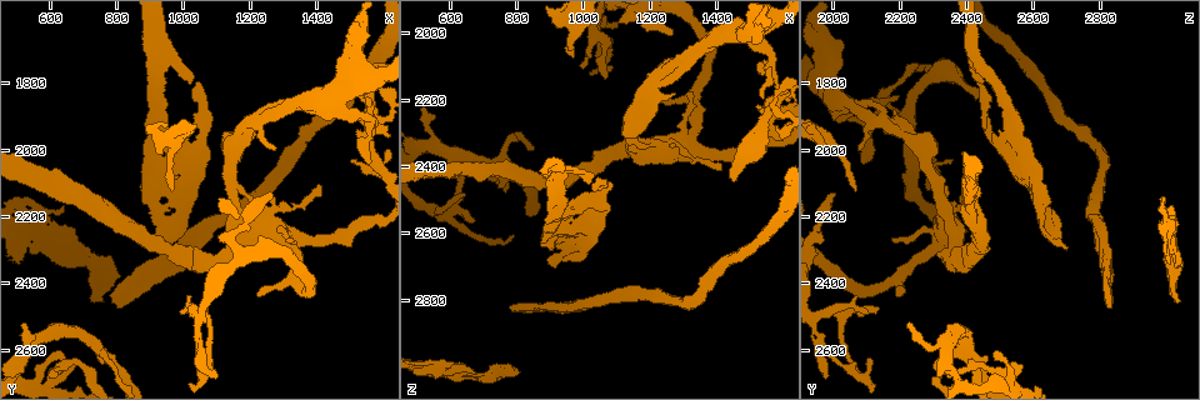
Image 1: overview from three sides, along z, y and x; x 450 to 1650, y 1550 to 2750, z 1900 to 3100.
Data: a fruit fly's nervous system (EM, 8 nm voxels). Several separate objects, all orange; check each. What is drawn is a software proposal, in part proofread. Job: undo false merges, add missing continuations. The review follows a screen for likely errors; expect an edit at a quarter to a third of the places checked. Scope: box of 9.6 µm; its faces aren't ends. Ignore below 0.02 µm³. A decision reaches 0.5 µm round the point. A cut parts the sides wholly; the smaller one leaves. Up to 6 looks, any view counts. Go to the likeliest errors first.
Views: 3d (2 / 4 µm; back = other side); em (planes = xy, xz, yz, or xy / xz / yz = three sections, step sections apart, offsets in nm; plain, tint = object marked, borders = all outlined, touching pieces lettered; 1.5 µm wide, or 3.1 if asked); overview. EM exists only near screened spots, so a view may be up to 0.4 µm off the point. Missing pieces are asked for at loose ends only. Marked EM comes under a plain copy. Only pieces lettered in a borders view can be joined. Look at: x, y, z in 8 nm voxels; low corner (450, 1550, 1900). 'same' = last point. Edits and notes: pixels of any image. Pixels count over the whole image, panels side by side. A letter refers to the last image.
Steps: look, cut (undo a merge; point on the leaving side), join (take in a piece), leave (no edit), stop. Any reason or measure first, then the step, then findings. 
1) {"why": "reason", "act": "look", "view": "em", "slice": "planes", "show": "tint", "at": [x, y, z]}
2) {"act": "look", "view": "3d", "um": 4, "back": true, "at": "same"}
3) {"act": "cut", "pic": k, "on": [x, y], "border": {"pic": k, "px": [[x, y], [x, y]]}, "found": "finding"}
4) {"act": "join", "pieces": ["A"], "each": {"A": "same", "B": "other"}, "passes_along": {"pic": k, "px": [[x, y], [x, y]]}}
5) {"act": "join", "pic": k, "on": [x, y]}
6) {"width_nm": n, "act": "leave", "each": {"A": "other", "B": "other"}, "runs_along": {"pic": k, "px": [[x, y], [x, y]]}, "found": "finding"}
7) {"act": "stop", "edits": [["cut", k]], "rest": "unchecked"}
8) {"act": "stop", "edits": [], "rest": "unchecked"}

{"why": "branch stops here", "act": "look", "view": "3d", "um": 2, "back": true, "at": [790, 2460, 2820]}

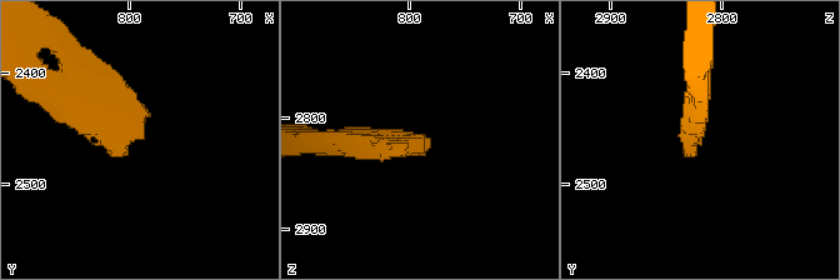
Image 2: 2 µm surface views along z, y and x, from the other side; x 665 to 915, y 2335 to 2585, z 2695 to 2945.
{"why": "now the EM", "act": "look", "view": "em", "slice": "xy", "step": 8, "show": "borders", "at": [788, 2460, 2822]}

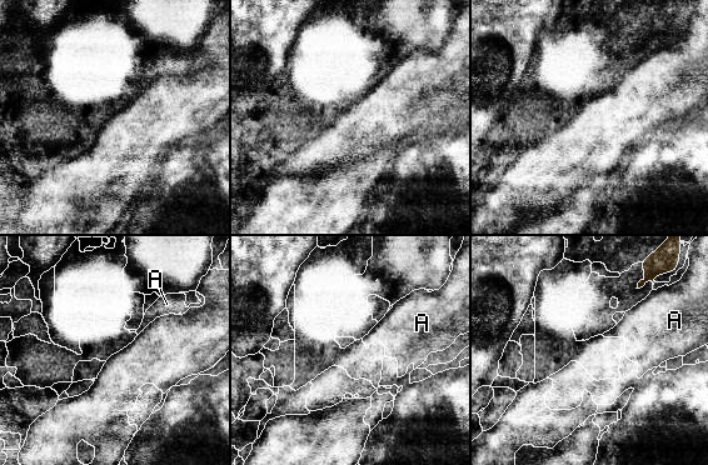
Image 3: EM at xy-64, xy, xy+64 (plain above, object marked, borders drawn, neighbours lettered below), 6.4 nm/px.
{"act": "look", "view": "em", "slice": "planes", "show": "borders", "at": "same"}

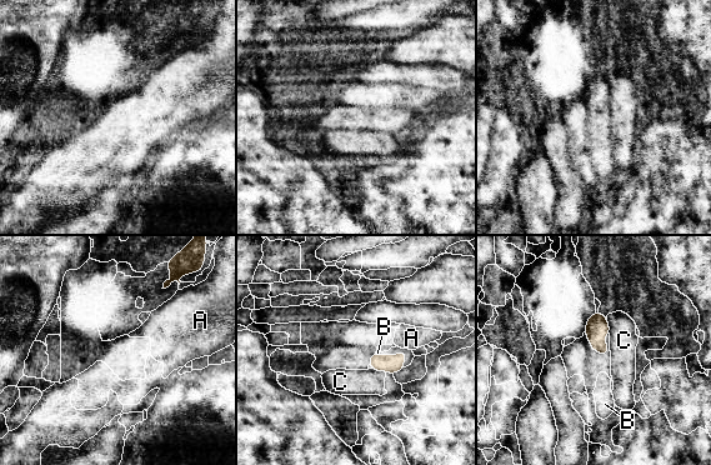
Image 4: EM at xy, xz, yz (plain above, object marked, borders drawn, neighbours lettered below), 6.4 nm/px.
{"width_nm": 100, "act": "join", "pieces": ["B"], "each": {"A": "other", "B": "same", "C": "other"}, "passes_along": {"pic": 4, "px": [[391, 364], [392, 355], [407, 361]]}, "found": "the neuron continues"}

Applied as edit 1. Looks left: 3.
{"why": "redraw", "act": "look", "view": "overview"}

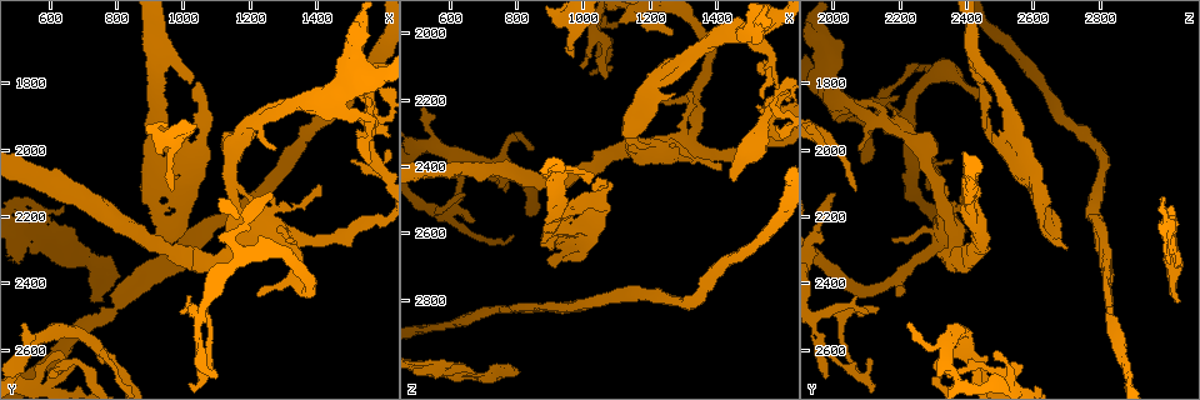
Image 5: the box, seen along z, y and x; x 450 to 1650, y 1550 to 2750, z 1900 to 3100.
{"why": "free end", "act": "look", "view": "em", "slice": "planes", "show": "borders", "at": [1280, 1890, 2180]}

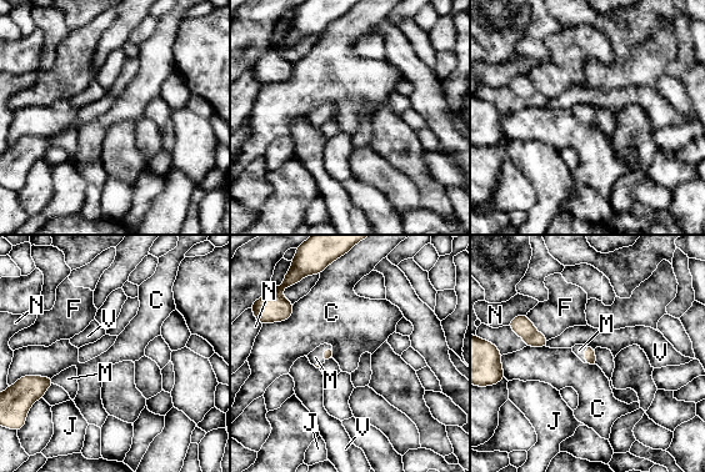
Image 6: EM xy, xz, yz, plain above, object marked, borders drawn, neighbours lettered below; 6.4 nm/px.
{"act": "join", "pieces": ["M"], "each": {"C": "other", "F": "other", "J": "other", "M": "same", "N": "other", "V": "other"}, "passes_along": {"pic": 6, "px": [[328, 355], [323, 352], [315, 357]]}, "found": "the neuron continues"}

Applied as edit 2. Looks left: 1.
{"why": "free end", "act": "look", "view": "em", "slice": "xy", "step": 4, "show": "borders", "at": [760, 2460, 3030]}

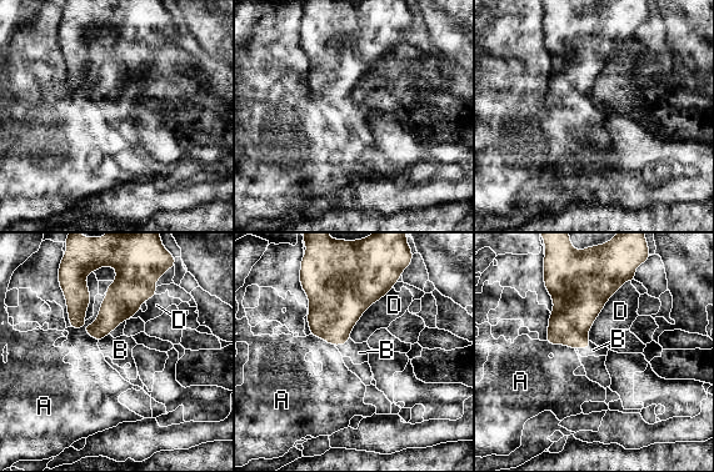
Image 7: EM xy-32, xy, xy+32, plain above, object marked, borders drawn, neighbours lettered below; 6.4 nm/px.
{"act": "join", "pieces": ["B"], "each": {"A": "other", "B": "same", "D": "other"}, "passes_along": {"pic": 7, "px": [[574, 312], [584, 349], [593, 350]]}, "found": "the neuron continues"}

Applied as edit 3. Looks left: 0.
{"act": "stop", "edits": [["join", 4], ["join", 6], ["join", 7]], "rest": "unchecked"}

